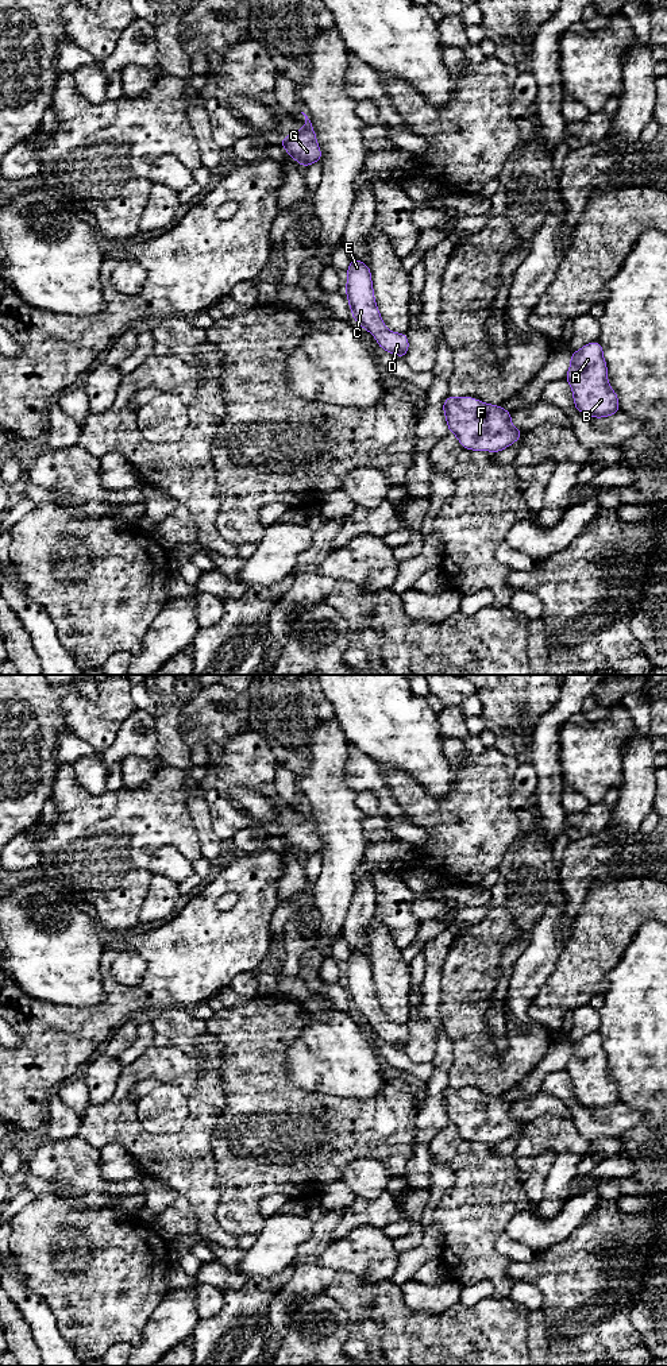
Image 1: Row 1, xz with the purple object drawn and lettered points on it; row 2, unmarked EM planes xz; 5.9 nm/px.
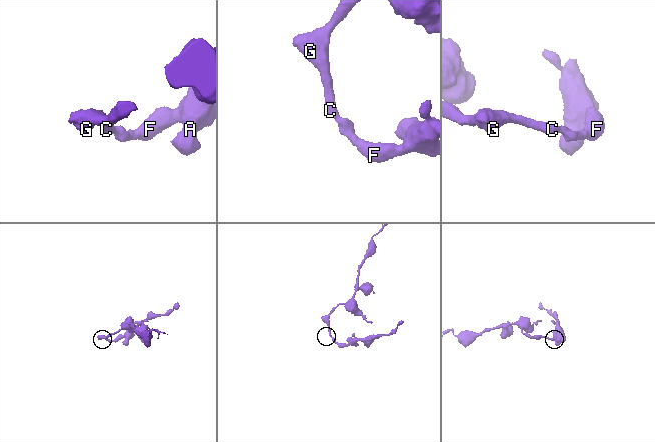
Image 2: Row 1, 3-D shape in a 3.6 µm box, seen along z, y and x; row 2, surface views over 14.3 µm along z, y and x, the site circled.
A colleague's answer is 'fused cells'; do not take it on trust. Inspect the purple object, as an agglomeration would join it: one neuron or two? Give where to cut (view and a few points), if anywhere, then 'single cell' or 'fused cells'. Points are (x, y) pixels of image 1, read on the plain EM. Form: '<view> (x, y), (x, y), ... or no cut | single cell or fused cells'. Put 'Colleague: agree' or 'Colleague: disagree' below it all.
no cut | single cell
Colleague: disagree

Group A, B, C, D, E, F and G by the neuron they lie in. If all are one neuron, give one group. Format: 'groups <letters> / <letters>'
groups A B C D E F G

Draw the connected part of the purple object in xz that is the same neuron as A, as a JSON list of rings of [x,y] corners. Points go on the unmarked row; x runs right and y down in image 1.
[[[598,1031],[571,1043],[564,1070],[572,1083],[572,1097],[582,1105],[604,1110],[620,1104],[618,1087],[609,1076],[608,1056]]]

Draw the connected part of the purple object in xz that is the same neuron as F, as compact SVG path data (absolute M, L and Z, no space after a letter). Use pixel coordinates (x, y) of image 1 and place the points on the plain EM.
M452 1088L442 1095L448 1123L470 1142L500 1143L514 1135L524 1123L512 1118L512 1103L474 1088Z

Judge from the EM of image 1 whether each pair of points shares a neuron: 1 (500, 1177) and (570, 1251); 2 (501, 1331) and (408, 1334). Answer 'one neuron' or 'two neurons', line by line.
1: two neurons
2: one neuron

